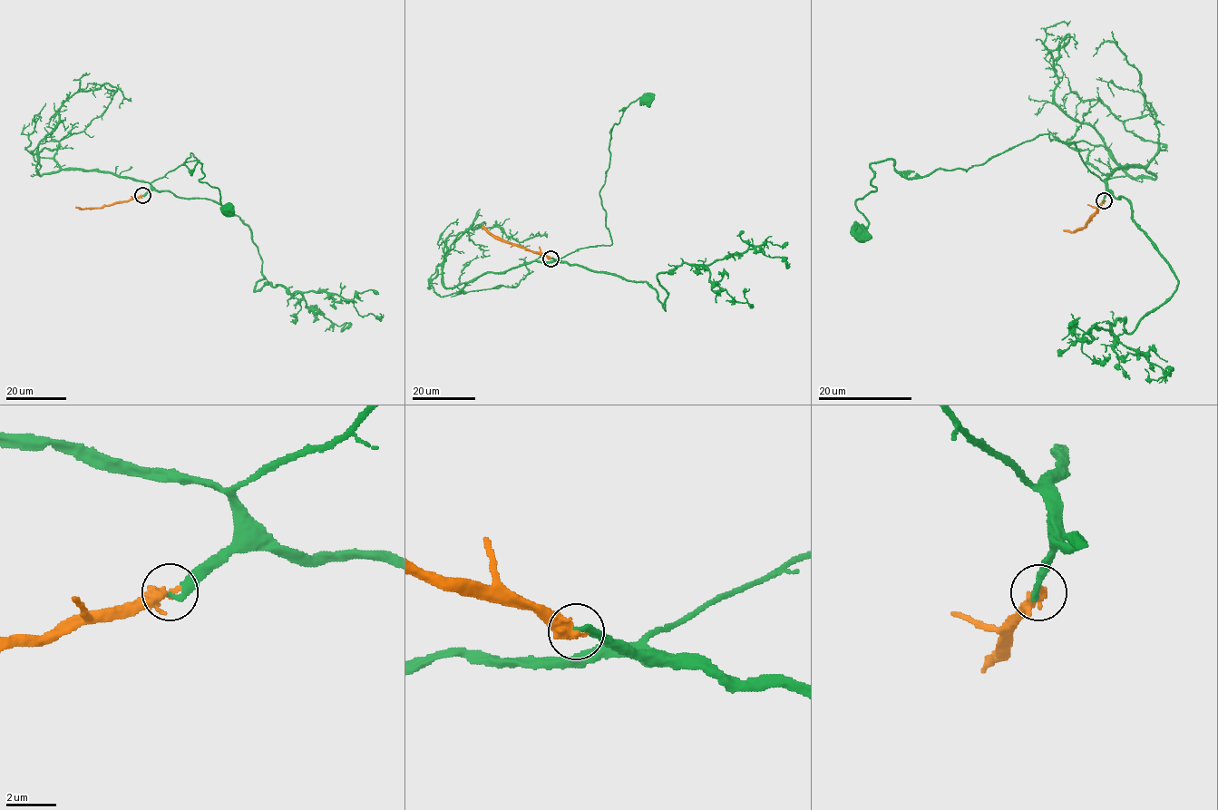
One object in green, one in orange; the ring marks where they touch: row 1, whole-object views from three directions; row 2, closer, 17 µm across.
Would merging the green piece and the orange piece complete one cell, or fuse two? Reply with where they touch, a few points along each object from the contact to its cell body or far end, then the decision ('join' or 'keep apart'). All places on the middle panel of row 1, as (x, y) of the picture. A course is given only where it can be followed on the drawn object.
place (550, 258); course green (550, 258), (612, 243), (599, 192), (611, 129), (622, 108), (646, 101); course orange (550, 258), (493, 238), (482, 226); keep apart

